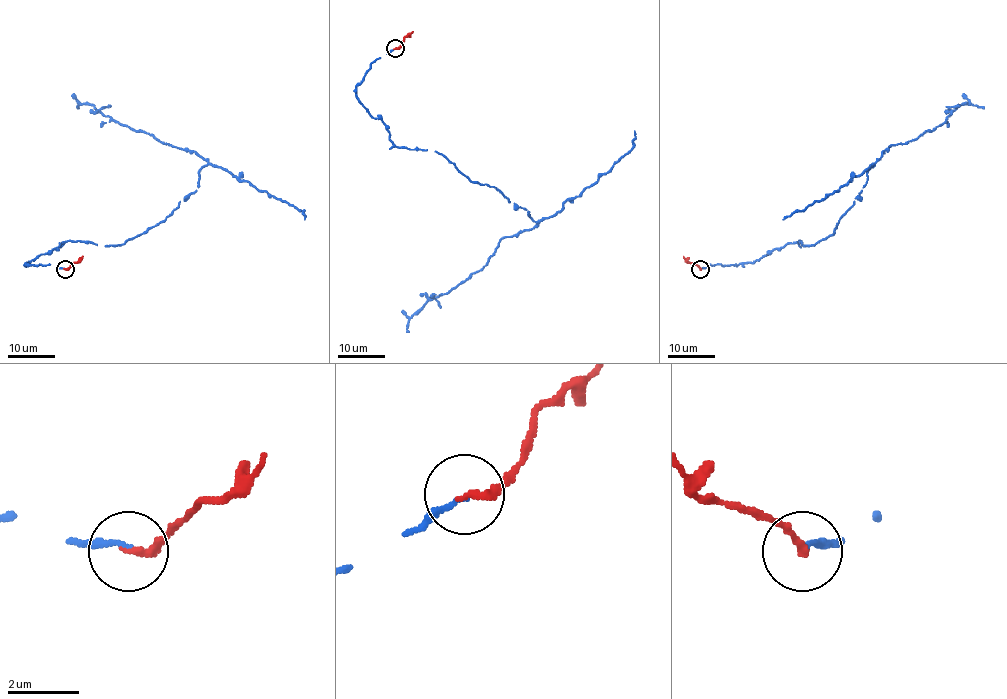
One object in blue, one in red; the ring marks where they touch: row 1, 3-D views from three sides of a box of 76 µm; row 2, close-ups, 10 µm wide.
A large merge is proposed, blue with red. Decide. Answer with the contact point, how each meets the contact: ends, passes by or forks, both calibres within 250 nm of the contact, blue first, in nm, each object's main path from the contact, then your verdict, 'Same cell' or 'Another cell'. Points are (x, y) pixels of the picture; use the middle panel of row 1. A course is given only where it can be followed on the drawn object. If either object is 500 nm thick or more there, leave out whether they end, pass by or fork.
Place: (395, 48). At the ring blue ends. At the ring red ends. Thickness 140 nm (blue) against 200 nm. Course of blue: (394, 49), (356, 86), (390, 140), (439, 153), (537, 223), (502, 238), (482, 268), (419, 309), (408, 331). Course of red: (394, 49), (413, 31). Same cell

